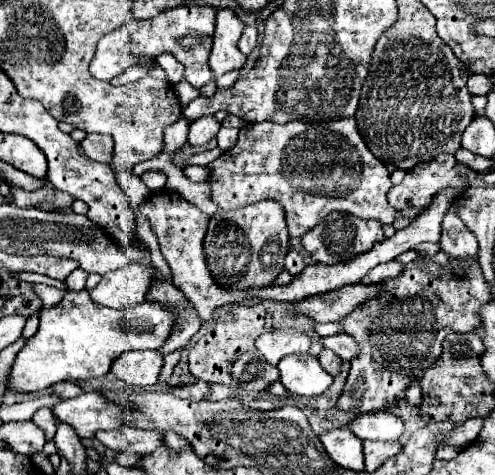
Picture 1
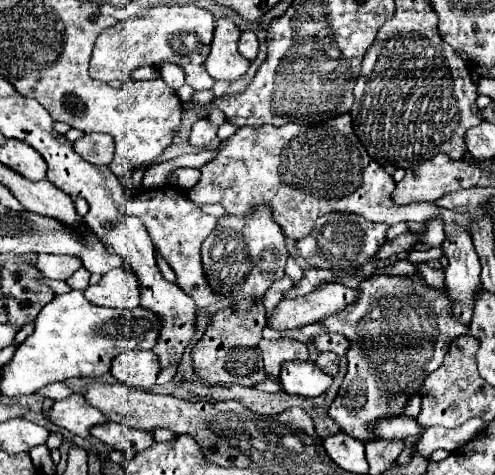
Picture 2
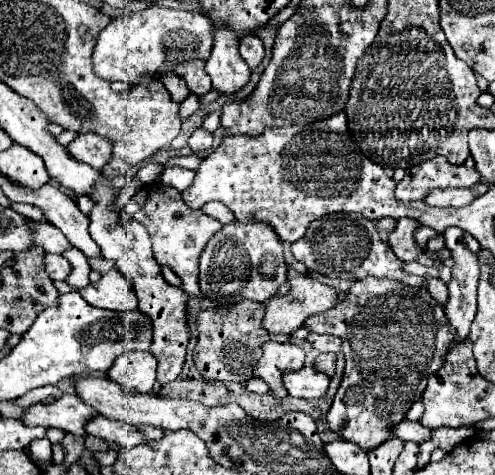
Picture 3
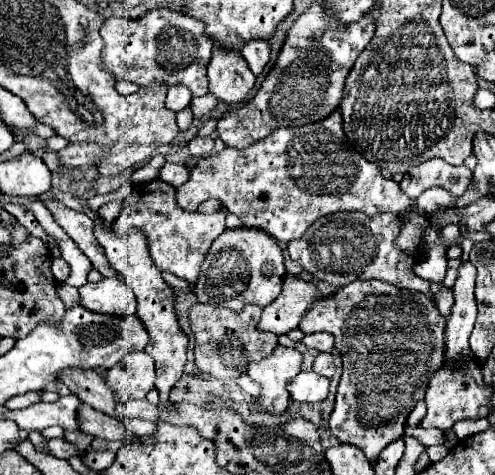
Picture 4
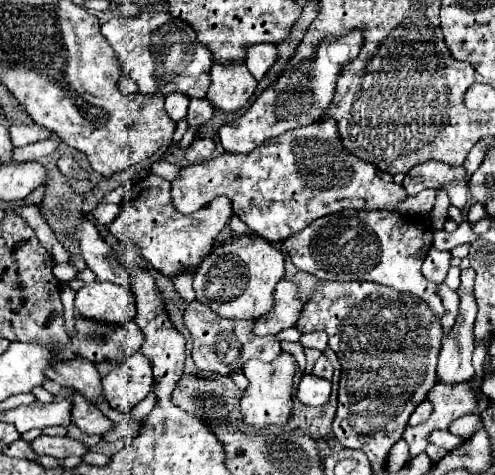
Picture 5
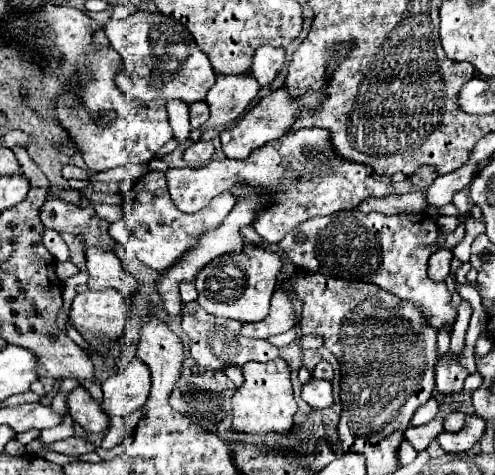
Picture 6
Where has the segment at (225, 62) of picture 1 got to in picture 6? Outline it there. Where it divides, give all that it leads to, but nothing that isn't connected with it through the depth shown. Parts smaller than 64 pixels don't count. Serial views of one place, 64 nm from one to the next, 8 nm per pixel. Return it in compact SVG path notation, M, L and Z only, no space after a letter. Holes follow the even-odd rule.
M216 76L216 84L206 96L210 108L208 126L226 126L236 120L256 98L260 84L254 76Z

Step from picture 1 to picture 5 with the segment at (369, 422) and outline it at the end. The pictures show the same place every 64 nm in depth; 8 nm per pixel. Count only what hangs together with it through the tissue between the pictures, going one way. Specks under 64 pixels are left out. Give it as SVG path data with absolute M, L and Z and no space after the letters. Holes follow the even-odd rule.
M436 430L436 432L432 432L430 442L436 444L436 446L442 446L442 448L446 448L446 450L452 450L452 448L464 444L464 438L454 436L454 434L450 434L448 430Z

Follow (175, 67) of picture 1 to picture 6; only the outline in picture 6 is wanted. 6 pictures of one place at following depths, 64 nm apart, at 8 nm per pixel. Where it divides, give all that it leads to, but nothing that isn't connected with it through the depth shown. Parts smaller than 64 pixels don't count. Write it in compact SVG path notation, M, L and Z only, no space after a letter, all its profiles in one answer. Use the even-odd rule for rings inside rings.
M172 100L172 104L166 104L168 108L168 120L174 132L174 138L184 144L190 140L190 118L188 118L188 104L180 104L180 100Z

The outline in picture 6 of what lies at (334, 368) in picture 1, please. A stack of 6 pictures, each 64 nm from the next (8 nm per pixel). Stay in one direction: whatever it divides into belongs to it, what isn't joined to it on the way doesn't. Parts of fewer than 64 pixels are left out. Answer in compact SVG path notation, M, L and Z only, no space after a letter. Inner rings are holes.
M320 362L316 368L314 368L314 378L316 380L332 380L332 376L334 376L334 370L332 370L332 366L330 366L330 362Z

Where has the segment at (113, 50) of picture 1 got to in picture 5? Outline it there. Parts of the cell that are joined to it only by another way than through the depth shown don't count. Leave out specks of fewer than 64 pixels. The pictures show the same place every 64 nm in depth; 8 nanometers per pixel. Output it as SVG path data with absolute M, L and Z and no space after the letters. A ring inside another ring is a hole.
M142 12L134 18L112 16L102 24L102 36L116 50L122 64L122 74L130 76L140 94L162 94L172 92L186 94L188 98L204 98L210 88L212 54L208 48L198 44L194 30L182 20L168 16L168 12Z

